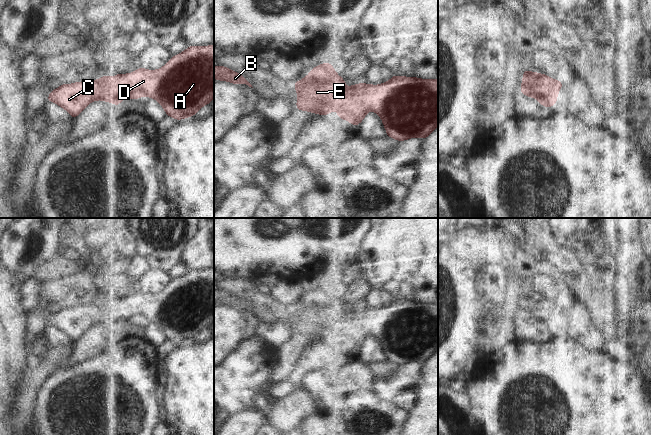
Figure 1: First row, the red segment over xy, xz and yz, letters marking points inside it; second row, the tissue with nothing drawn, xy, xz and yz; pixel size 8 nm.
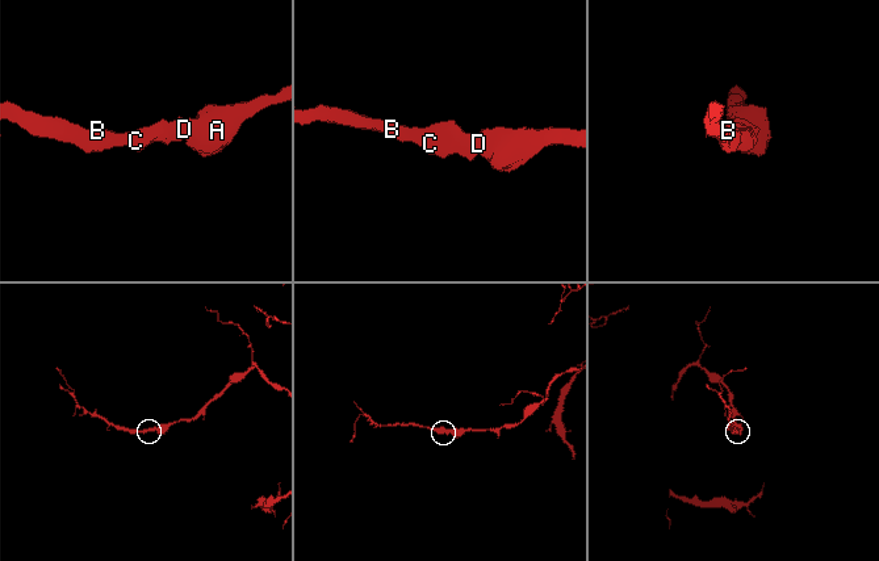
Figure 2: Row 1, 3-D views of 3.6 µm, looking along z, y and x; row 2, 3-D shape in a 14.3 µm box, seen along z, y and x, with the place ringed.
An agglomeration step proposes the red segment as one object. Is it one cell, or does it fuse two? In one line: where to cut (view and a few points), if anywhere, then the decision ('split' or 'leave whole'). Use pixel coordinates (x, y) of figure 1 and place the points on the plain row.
cut none; leave whole

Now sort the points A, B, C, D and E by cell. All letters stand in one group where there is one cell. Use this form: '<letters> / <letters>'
A B C D E

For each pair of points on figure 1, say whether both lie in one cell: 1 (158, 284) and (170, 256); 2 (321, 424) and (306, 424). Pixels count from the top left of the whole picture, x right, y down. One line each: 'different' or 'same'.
1: different
2: same

